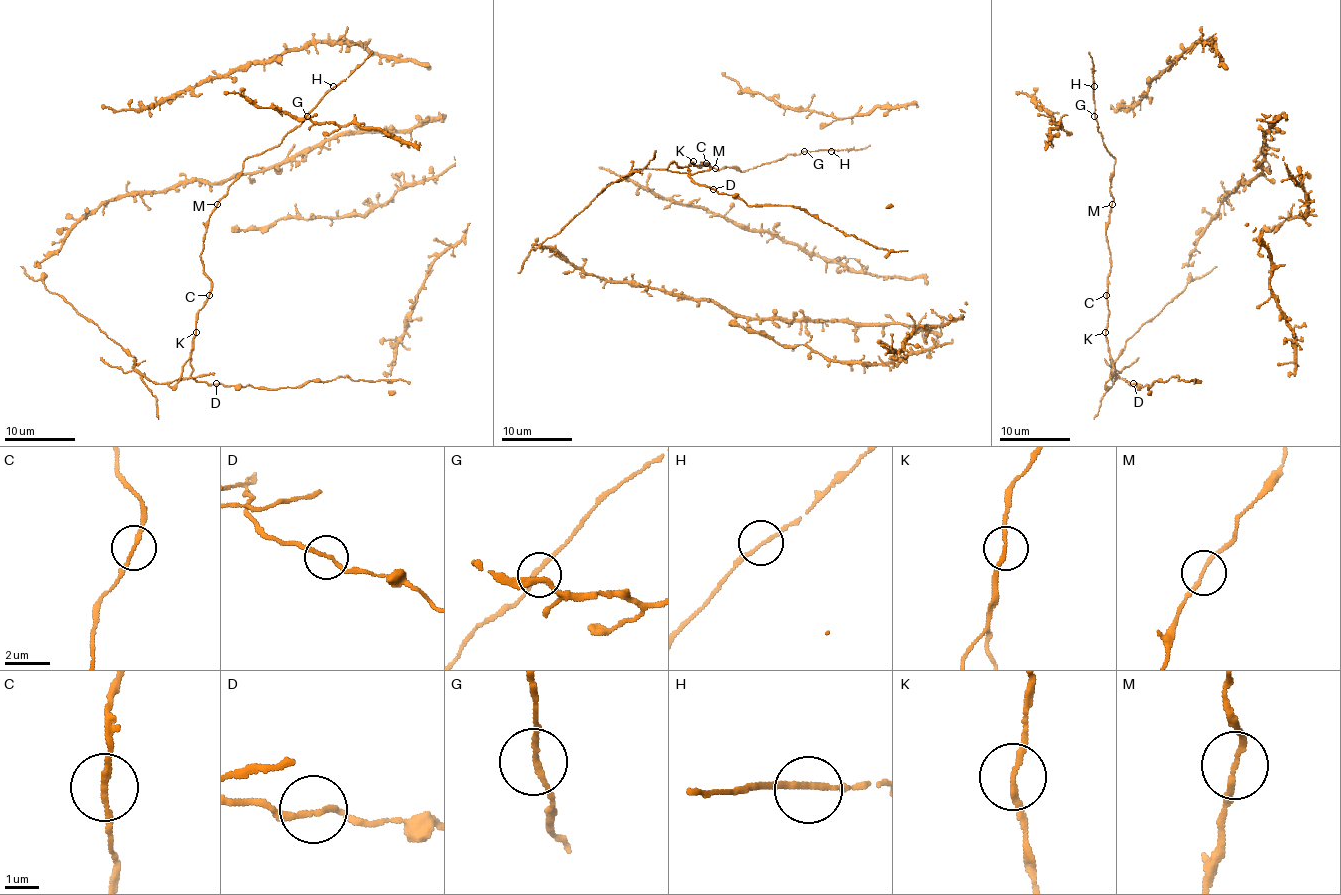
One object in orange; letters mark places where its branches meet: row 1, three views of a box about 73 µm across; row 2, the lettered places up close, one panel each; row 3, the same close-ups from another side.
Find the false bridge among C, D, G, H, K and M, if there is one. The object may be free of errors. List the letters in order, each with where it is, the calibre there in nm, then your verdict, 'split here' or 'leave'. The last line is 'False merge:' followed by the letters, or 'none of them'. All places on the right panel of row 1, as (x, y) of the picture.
C: place (1106, 295); calibre 150 nm; leave
D: place (1133, 383); calibre 160 nm; leave
G: place (1094, 116); calibre 170 nm; leave
H: place (1094, 86); calibre 160 nm; leave
K: place (1105, 332); calibre 160 nm; split here
M: place (1112, 204); calibre 150 nm; leave
False merge: K

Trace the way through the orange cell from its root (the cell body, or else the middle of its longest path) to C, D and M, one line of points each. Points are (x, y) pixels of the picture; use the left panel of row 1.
C: (98, 206), (40, 264), (42, 283), (117, 343), (147, 378), (177, 383), (196, 313), (209, 295)
D: (98, 206), (40, 264), (42, 283), (117, 343), (152, 381), (195, 378), (216, 383)
M: (98, 206), (40, 264), (42, 283), (117, 343), (147, 378), (172, 387), (210, 290), (200, 253), (217, 204)

